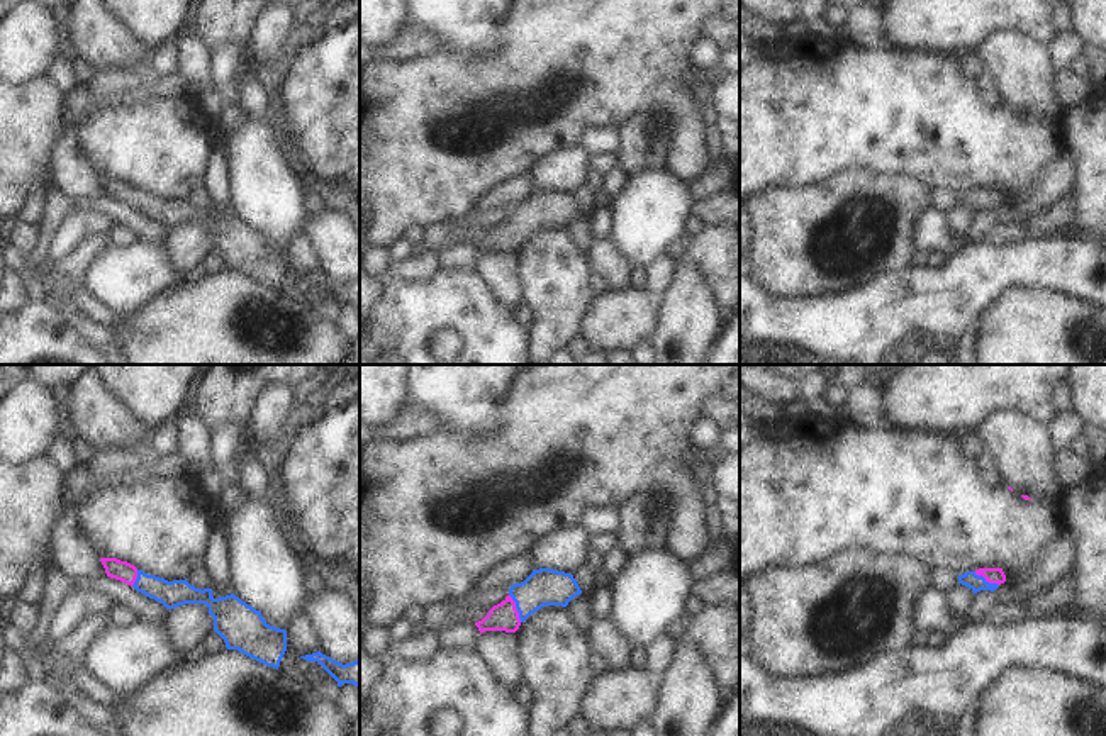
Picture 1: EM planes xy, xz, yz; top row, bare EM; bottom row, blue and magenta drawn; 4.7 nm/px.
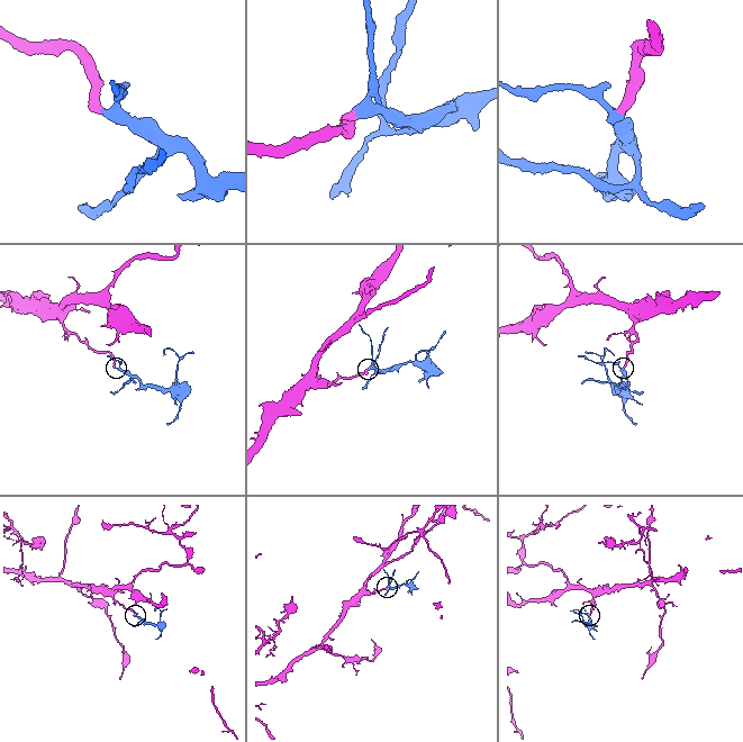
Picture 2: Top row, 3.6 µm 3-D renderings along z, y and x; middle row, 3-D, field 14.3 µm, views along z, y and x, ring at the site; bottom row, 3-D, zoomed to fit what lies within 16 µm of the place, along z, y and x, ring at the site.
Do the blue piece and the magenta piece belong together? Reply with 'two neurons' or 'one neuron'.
one neuron

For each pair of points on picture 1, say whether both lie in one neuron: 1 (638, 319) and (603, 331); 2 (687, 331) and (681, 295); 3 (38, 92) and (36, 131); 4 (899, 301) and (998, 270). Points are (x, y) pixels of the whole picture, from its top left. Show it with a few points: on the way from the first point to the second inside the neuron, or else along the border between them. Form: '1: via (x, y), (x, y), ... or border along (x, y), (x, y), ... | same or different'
1: via (630, 319), (614, 319), (611, 323) | same
2: via (687, 323), (687, 304) | same
3: via (36, 102), (36, 121) | same
4: via (923, 301), (949, 301), (974, 277) | same

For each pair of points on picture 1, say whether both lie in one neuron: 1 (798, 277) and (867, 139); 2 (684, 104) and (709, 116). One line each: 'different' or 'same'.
1: different
2: different

